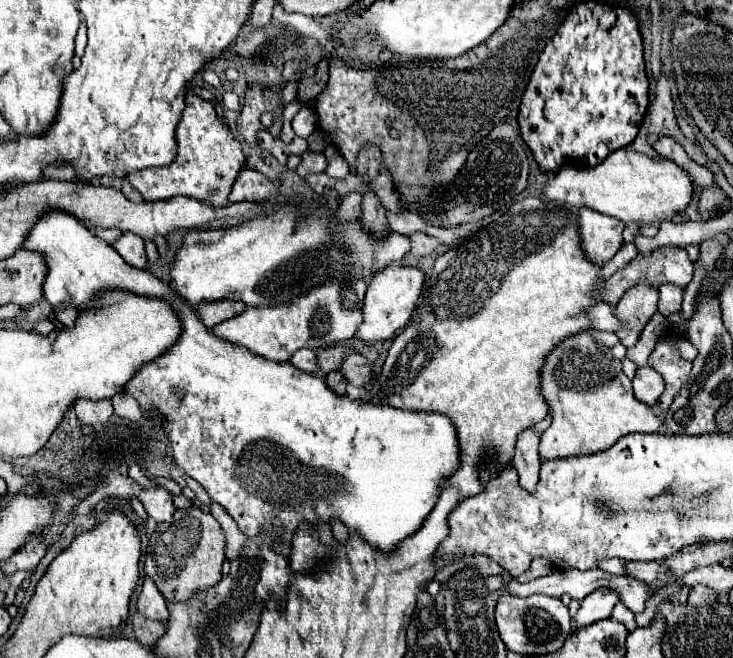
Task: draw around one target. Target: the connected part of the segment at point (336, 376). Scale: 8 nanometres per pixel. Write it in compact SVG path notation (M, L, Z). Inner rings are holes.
M336 370L336 372L330 372L328 376L326 376L326 384L328 384L328 388L332 390L332 392L336 392L336 394L344 394L346 392L346 378Z

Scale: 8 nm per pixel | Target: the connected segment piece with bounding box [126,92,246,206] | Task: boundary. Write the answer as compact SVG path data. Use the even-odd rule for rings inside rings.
M192 92L186 94L186 108L176 128L176 144L178 144L178 154L172 164L162 168L134 170L126 176L126 180L148 202L168 200L172 196L190 196L210 206L230 204L228 200L230 188L238 172L244 168L246 158L242 154L240 142L234 138L230 128L218 120L214 106Z

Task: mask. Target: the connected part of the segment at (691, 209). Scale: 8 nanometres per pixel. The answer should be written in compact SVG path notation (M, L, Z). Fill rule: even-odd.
M694 184L694 194L692 194L692 200L690 200L688 208L686 208L686 216L690 220L694 220L694 222L706 222L706 218L700 216L700 212L698 212L698 196L700 196L700 186Z

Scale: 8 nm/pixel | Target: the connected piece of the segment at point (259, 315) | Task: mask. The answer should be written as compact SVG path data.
M330 280L302 292L290 300L290 304L276 304L266 308L246 308L240 316L218 324L212 332L218 338L230 340L250 352L274 362L288 362L288 358L300 348L328 348L336 342L348 340L362 324L366 282L364 280Z

